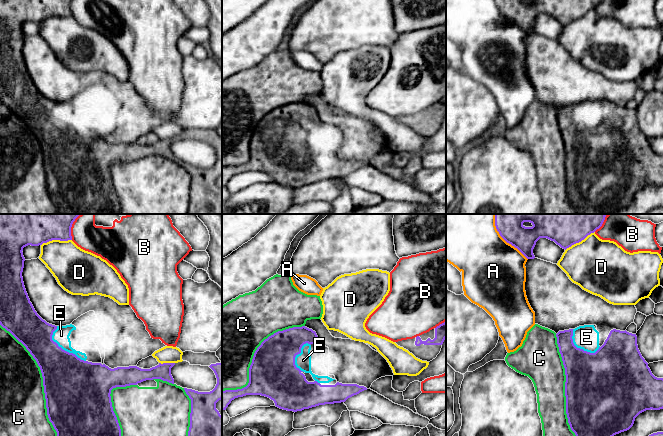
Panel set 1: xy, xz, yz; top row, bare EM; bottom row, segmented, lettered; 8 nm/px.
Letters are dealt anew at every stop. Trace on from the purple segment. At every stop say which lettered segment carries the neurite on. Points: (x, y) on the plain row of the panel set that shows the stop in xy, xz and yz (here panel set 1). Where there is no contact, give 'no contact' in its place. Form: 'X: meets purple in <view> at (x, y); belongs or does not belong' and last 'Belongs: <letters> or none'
A: meets purple in yz at (508, 18); does not belong
B: meets purple in xy at (70, 8); does not belong
C: meets purple in xy at (43, 156); does not belong
D: meets purple in xy at (56, 15); does not belong
E: meets purple in xy at (61, 124); belongs
Belongs: E

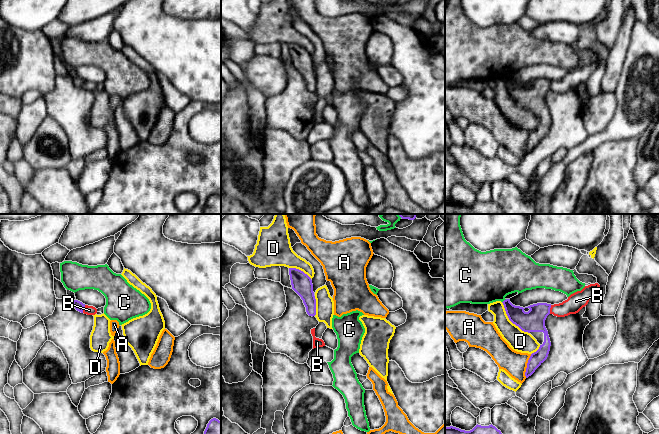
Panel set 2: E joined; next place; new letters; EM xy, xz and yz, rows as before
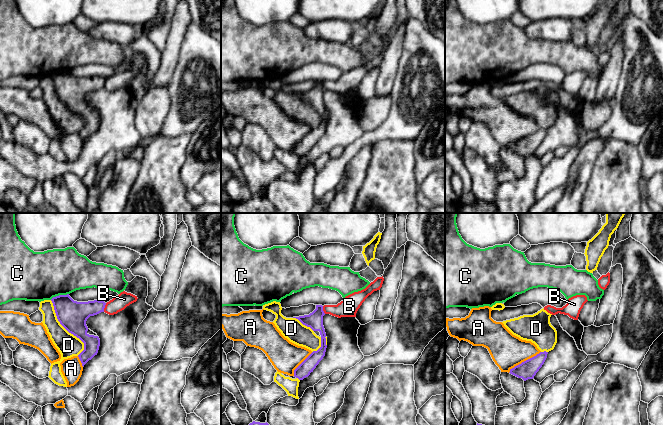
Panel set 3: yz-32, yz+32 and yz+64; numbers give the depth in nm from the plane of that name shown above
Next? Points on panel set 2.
A: meets purple in yz at (527, 142); does not belong
B: meets purple in yz at (549, 85); does not belong
C: meets purple in yz at (504, 76); does not belong
D: meets purple in yz at (511, 97); does not belong
Belongs: none

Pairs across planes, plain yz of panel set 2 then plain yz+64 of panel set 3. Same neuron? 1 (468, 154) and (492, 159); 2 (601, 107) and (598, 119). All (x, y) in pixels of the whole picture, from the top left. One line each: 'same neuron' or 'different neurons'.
1: different neurons
2: same neuron

